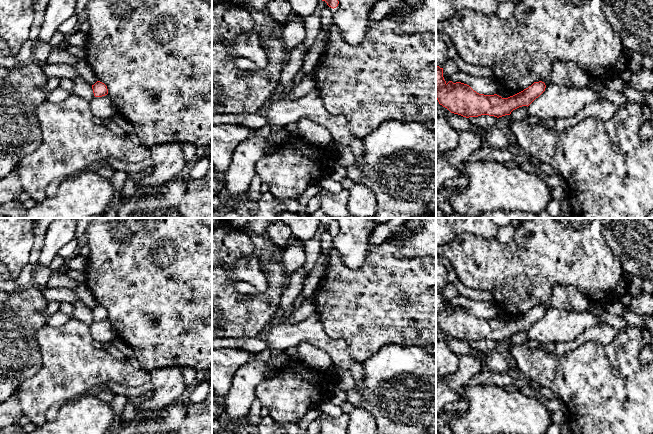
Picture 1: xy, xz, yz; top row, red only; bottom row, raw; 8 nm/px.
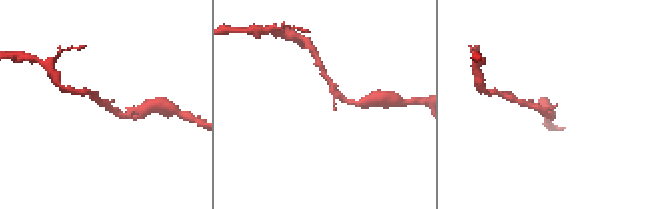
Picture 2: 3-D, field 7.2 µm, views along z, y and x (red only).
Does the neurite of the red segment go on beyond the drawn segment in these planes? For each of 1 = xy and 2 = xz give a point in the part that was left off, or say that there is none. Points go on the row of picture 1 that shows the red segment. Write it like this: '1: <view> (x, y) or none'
1: none
2: none

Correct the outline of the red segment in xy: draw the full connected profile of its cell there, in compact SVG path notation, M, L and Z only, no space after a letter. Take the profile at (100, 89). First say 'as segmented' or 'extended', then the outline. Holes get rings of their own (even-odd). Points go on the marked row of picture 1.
as segmented | M100 81L92 85L92 89L95 97L102 97L108 94L107 86Z

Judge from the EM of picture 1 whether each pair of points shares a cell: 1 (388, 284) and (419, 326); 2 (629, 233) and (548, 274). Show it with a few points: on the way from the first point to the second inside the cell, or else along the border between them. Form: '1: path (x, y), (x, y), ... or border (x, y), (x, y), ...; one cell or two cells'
1: path (396, 294), (418, 316); one cell
2: border (602, 228), (605, 244), (620, 263); two cells

